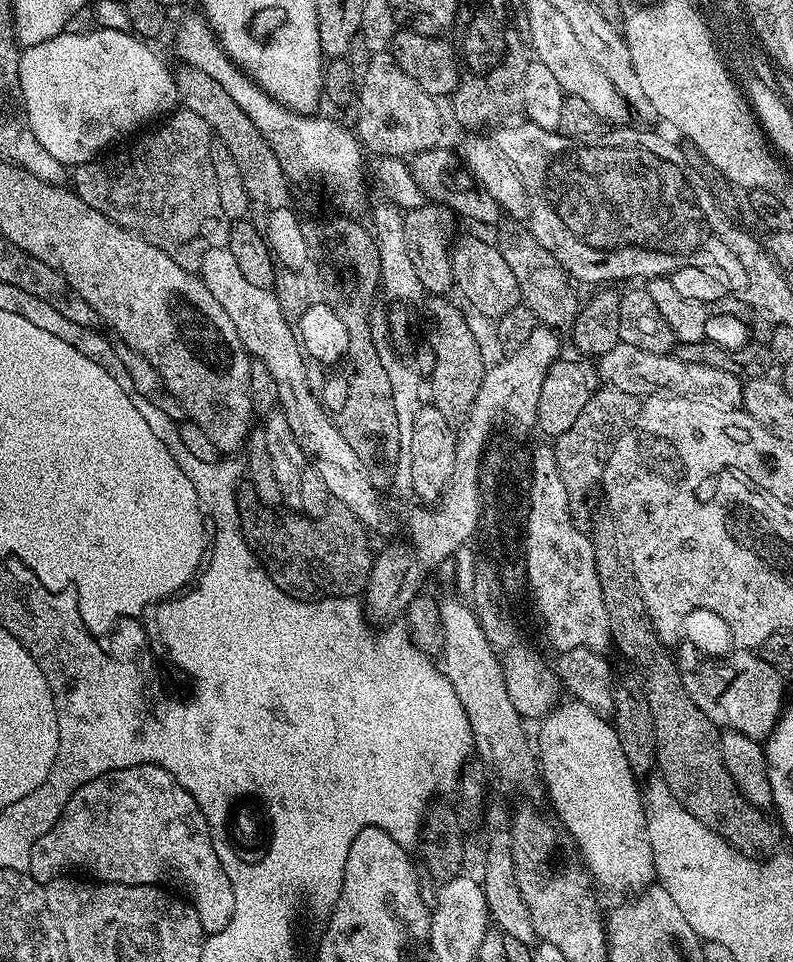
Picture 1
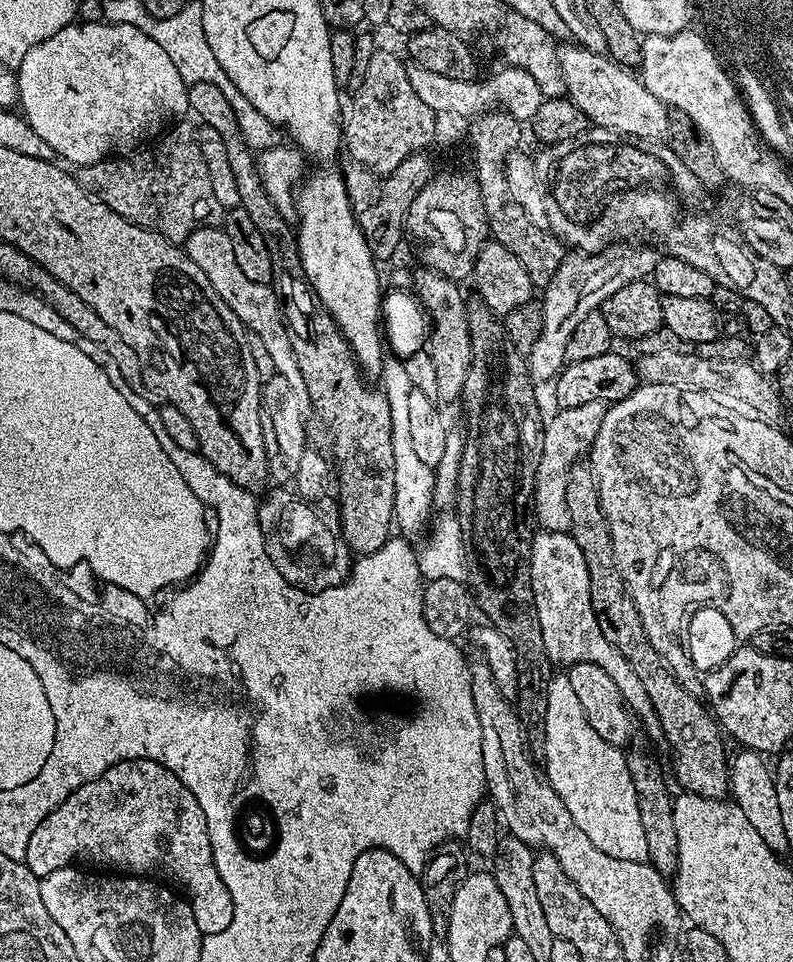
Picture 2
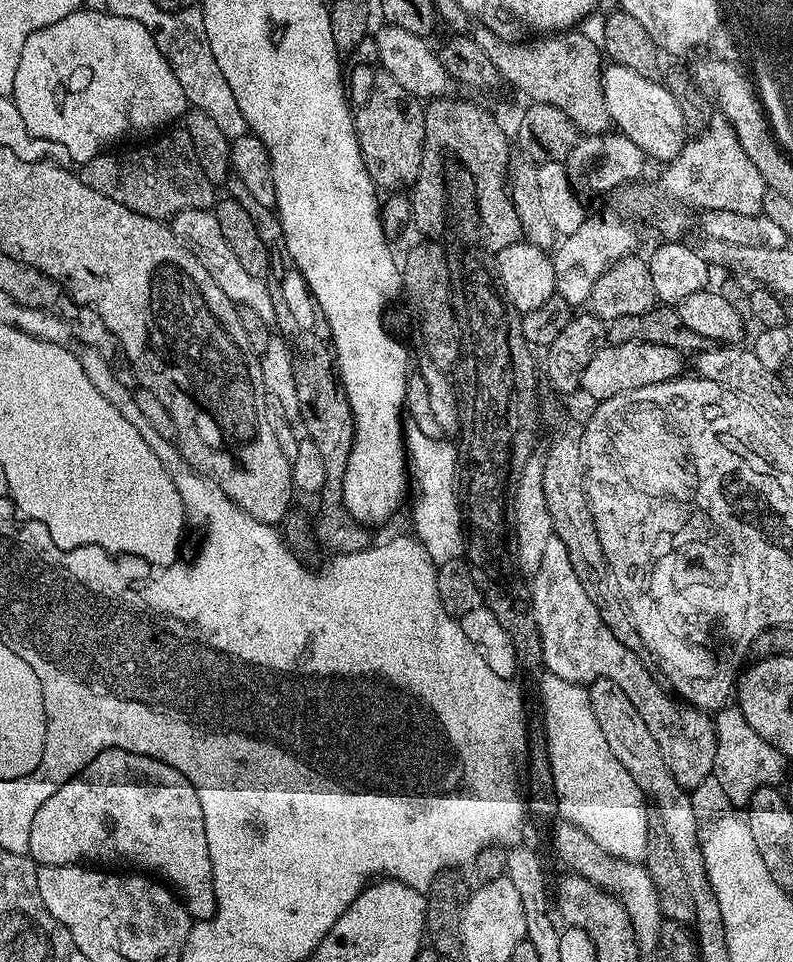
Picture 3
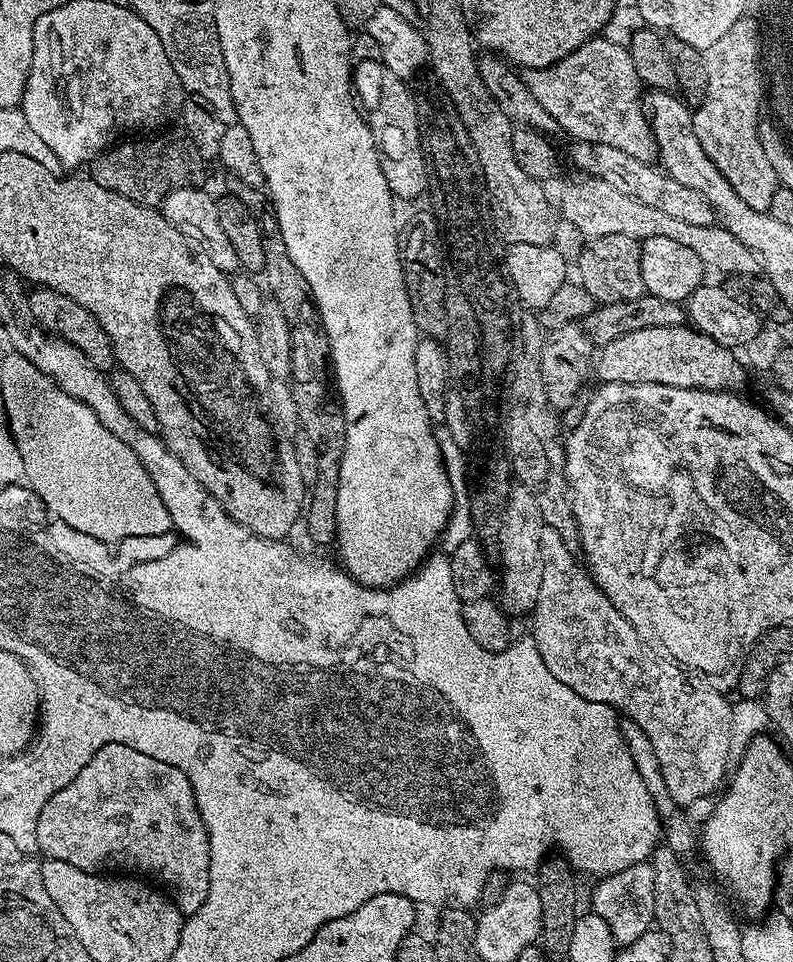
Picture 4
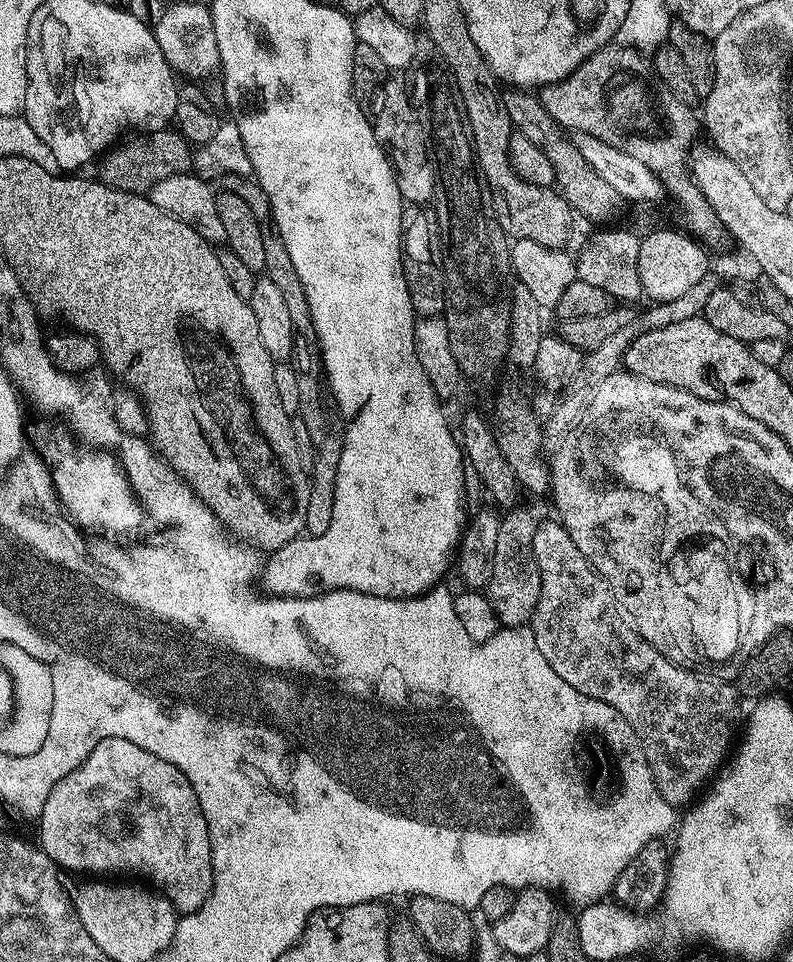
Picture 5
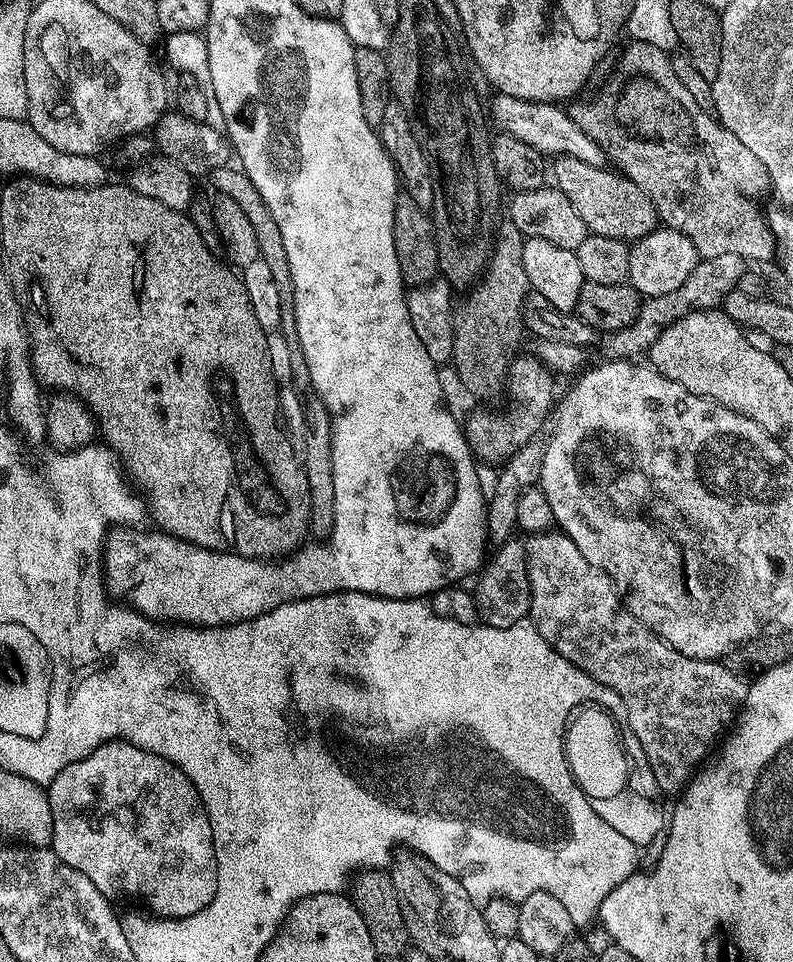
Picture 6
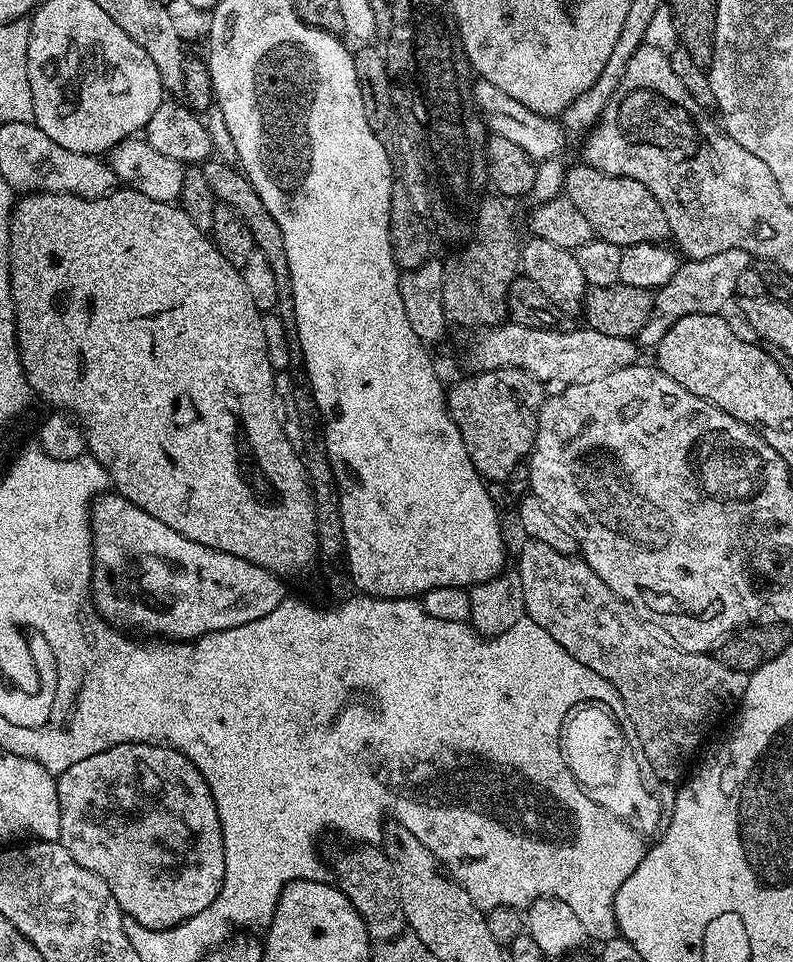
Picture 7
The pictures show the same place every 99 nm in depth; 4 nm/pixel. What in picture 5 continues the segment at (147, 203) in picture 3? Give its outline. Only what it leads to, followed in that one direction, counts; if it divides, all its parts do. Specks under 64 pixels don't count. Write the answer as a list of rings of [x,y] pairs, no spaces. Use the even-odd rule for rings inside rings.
[[[159,130],[133,136],[133,140],[125,139],[99,157],[98,179],[101,184],[123,192],[148,194],[155,184],[162,182],[162,178],[170,178],[170,174],[178,174],[189,167],[190,145],[179,131]]]

